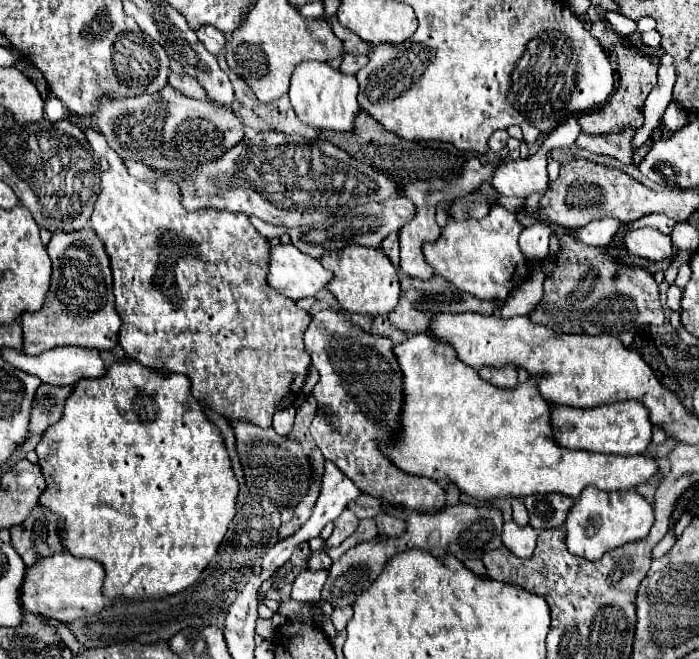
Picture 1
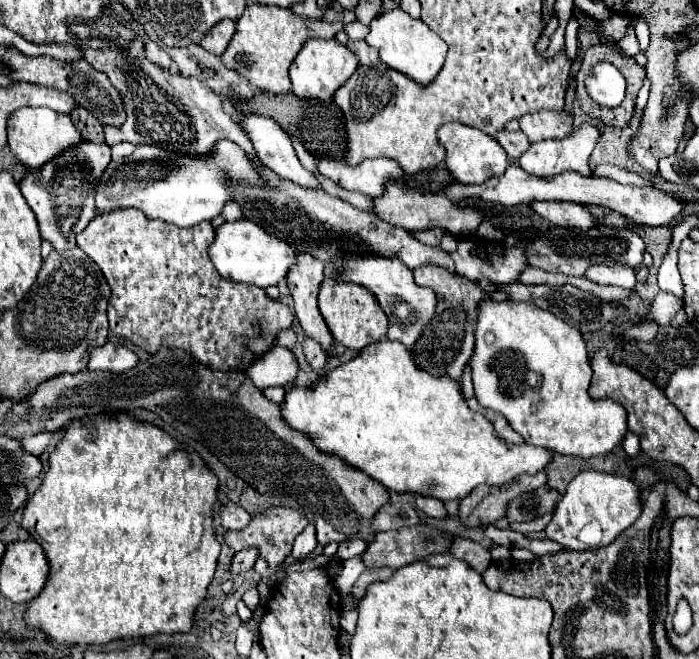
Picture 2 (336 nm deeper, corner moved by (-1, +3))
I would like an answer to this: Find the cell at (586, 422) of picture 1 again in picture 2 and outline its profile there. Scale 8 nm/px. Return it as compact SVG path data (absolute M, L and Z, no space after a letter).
M483 300L479 304L479 316L477 316L477 326L475 326L475 348L473 348L473 356L471 356L471 368L473 368L473 384L475 384L475 396L479 400L479 404L483 404L485 408L493 408L495 412L503 414L507 418L507 422L511 424L511 428L515 432L519 432L523 436L523 440L527 444L533 446L541 446L547 448L555 454L571 454L571 456L581 456L581 458L591 458L591 456L603 456L609 454L613 448L617 448L625 434L627 434L627 412L621 404L617 404L615 400L593 400L587 394L587 386L589 386L589 354L587 354L587 346L585 340L581 338L581 334L571 328L567 322L555 318L551 312L545 312L533 304L527 302L511 302L511 300L503 300L503 302L493 302L493 300Z

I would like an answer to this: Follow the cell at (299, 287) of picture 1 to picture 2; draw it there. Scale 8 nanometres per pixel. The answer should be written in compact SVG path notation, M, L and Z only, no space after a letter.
M251 220L225 222L223 226L219 226L215 242L209 248L209 256L217 272L225 280L247 282L259 288L277 286L281 280L287 278L287 272L291 270L291 266L295 266L295 260L297 260L297 252L287 242L267 234L263 228L259 228Z

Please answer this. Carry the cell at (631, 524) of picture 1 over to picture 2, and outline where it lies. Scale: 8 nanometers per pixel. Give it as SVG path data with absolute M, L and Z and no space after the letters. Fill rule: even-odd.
M589 470L577 474L575 480L569 484L565 496L555 506L553 518L547 524L545 532L549 540L559 542L563 548L569 550L585 550L595 546L603 548L611 544L617 536L621 536L641 516L641 510L641 490L631 478ZM591 530L597 530L599 534L591 536Z

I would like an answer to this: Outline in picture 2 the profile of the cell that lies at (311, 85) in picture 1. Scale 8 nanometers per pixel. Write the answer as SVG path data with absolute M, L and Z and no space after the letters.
M335 38L331 40L307 40L297 58L293 60L289 68L289 76L293 82L293 94L307 100L333 100L333 94L351 78L351 74L357 70L359 62L353 52L349 52L343 44L339 44Z

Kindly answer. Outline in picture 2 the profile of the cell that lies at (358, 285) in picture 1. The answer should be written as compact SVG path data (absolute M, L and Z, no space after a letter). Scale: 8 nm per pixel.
M329 274L319 290L319 310L331 328L331 334L337 344L343 344L351 350L361 350L369 346L371 342L377 342L387 334L387 316L383 308L379 308L379 302L367 288L351 282L339 282L335 280L335 274Z

